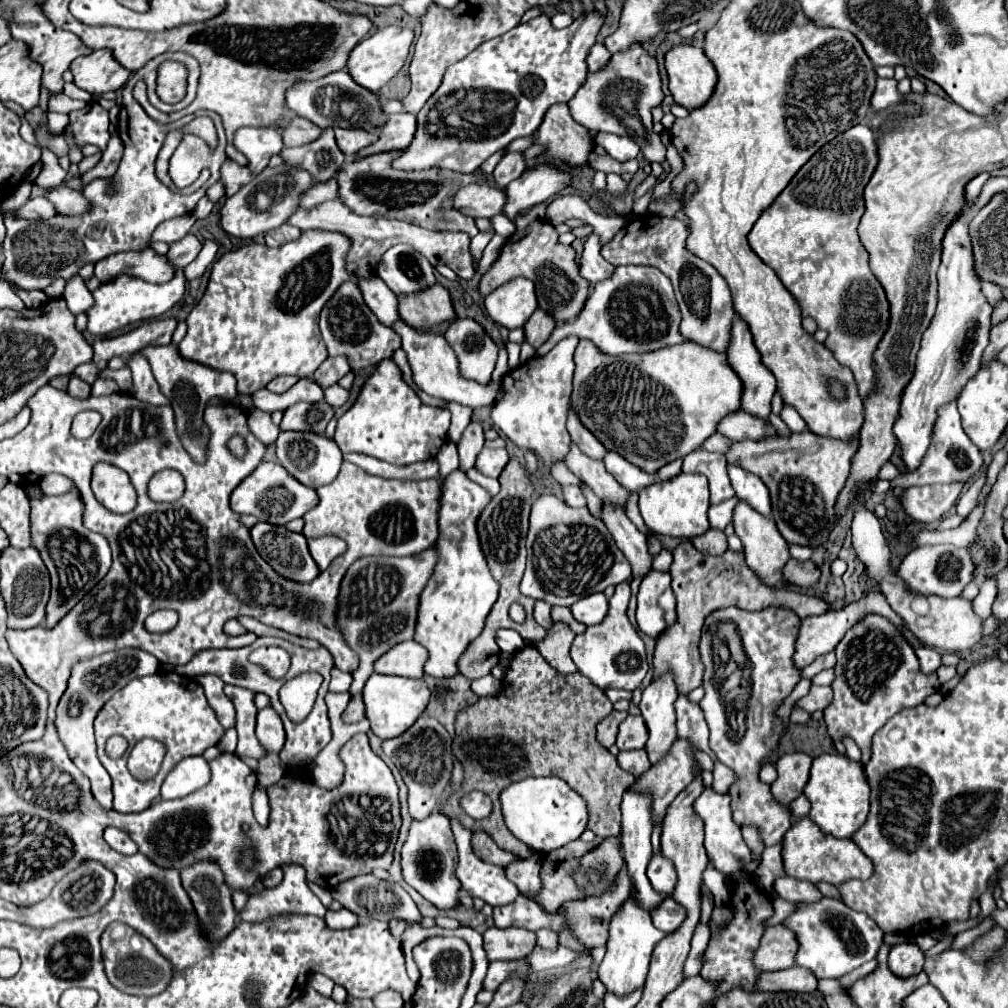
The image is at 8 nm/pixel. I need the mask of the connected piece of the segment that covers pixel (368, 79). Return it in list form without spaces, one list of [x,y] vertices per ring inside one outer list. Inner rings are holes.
[[[385,27],[375,31],[373,35],[365,37],[357,47],[351,51],[349,61],[347,61],[347,73],[353,77],[353,81],[369,91],[379,91],[389,79],[393,79],[399,69],[403,67],[409,47],[413,41],[413,31],[405,27]]]

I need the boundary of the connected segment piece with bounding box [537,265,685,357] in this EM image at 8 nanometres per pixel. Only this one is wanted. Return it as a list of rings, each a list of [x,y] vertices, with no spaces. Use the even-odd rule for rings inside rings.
[[[617,267],[609,279],[595,285],[583,307],[583,313],[571,323],[557,325],[551,337],[537,349],[537,355],[547,355],[557,341],[569,335],[591,339],[607,355],[657,351],[685,341],[679,335],[679,319],[681,315],[673,297],[669,277],[665,277],[657,267]]]

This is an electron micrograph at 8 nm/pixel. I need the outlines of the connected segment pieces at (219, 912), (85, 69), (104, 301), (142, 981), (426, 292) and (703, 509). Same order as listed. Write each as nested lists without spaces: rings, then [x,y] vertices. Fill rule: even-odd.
[[[197,861],[181,869],[183,887],[189,891],[193,907],[201,919],[201,927],[211,937],[211,941],[223,939],[237,923],[237,911],[231,903],[231,887],[225,883],[225,875],[215,861]]]
[[[101,49],[88,56],[75,59],[69,67],[74,77],[74,84],[89,93],[107,93],[119,91],[129,79],[129,71],[121,67],[111,51]]]
[[[179,271],[179,275],[175,275],[173,281],[155,285],[155,283],[147,283],[139,277],[121,273],[115,279],[111,279],[109,283],[101,283],[99,289],[93,291],[93,307],[87,309],[87,331],[99,337],[111,335],[113,331],[123,329],[125,325],[137,323],[137,321],[147,321],[147,319],[155,319],[159,315],[163,315],[165,311],[169,311],[181,297],[185,291],[185,277],[183,271]]]
[[[109,931],[103,935],[103,961],[105,961],[105,973],[109,981],[123,993],[131,995],[143,995],[143,997],[153,997],[165,991],[173,979],[173,965],[167,963],[167,959],[155,949],[155,945],[137,935],[135,931],[127,931],[125,939],[111,941]]]
[[[439,283],[409,295],[397,295],[397,301],[399,317],[415,329],[431,329],[443,321],[455,319],[449,291]]]
[[[681,473],[669,481],[657,481],[651,487],[639,491],[639,513],[645,525],[657,535],[677,539],[693,539],[703,535],[709,529],[707,509],[709,509],[709,487],[703,475],[699,477]]]

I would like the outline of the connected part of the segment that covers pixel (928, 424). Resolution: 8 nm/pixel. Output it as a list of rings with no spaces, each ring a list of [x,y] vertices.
[[[959,215],[943,239],[943,259],[937,271],[939,303],[929,329],[923,335],[917,353],[915,373],[901,395],[899,417],[893,425],[893,435],[901,447],[901,461],[907,471],[917,471],[929,449],[937,411],[941,405],[959,397],[965,383],[979,371],[981,355],[989,343],[991,305],[981,293],[981,281],[975,279],[971,239],[967,233],[967,215]]]

